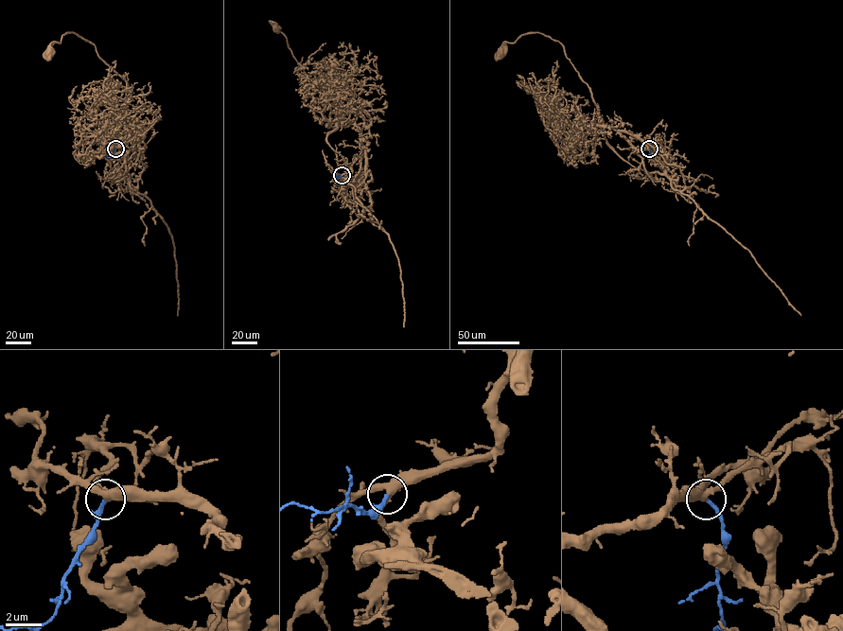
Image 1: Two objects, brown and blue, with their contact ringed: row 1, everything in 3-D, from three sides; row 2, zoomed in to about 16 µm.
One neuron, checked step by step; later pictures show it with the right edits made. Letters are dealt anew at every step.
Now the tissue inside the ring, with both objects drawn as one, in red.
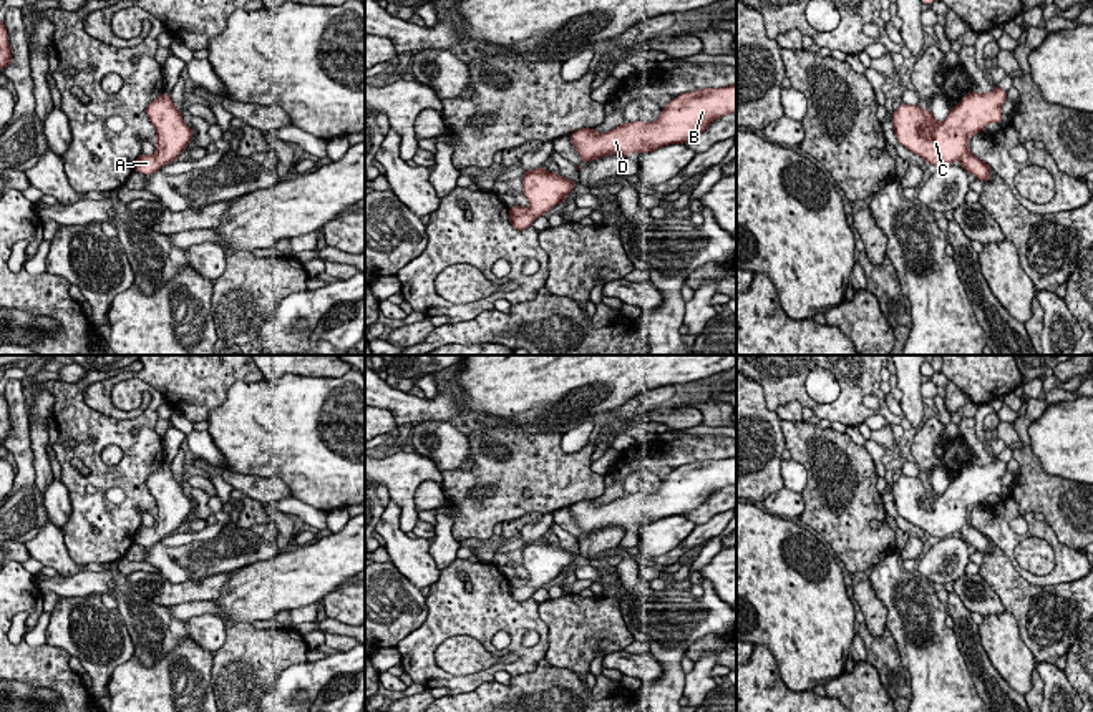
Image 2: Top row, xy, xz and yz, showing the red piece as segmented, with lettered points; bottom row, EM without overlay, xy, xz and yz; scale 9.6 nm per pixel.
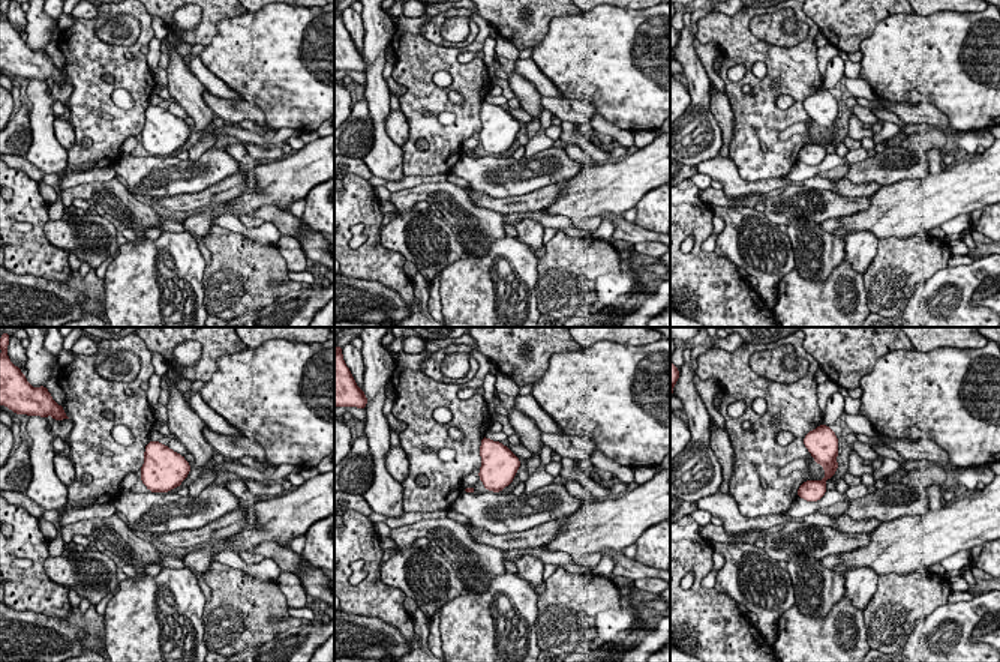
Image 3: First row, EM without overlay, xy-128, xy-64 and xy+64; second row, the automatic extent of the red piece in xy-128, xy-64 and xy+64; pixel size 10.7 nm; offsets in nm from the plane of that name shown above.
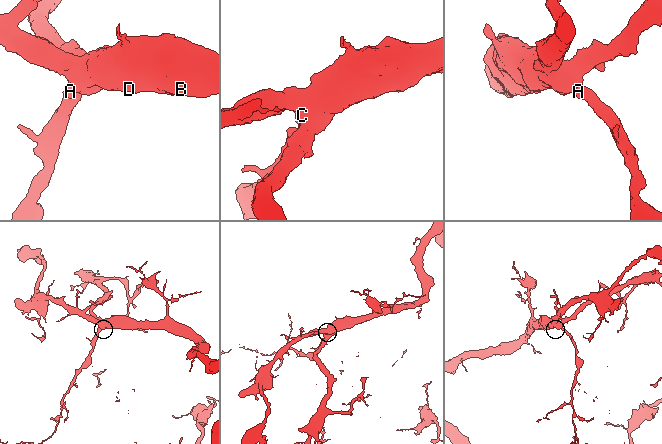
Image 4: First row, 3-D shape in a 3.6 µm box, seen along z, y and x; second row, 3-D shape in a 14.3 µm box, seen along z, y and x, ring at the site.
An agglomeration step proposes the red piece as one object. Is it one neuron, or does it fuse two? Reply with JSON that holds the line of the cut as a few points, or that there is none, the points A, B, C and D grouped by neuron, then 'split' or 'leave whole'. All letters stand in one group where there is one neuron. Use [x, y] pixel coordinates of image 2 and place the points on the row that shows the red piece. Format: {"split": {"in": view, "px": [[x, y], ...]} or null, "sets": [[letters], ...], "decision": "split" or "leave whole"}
{"split": null, "sets": [["A", "B", "C", "D"]], "decision": "leave whole"}

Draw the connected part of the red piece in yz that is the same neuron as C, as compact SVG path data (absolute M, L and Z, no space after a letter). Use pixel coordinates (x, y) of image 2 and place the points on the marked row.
M998 85L989 93L970 91L937 123L930 110L904 105L892 113L892 126L899 144L934 166L959 161L965 173L990 181L990 166L974 156L969 148L972 134L982 133L989 123L1002 124L1002 106L1007 91Z

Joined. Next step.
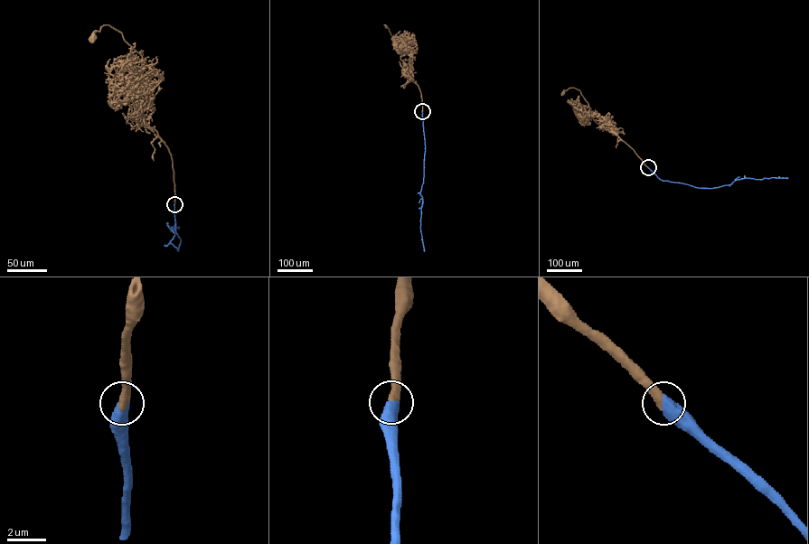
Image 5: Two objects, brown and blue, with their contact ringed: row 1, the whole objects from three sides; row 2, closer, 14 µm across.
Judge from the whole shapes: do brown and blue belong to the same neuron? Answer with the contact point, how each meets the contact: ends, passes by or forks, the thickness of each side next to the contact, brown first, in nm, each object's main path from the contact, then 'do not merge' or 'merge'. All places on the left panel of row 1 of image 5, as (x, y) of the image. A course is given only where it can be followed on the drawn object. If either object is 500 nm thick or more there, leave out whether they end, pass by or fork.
(174, 204) | 480/600 nm | brown via (174, 204), (169, 150), (126, 100), (145, 60), (109, 25), (101, 26), (93, 37) | blue via (174, 204), (175, 232), (181, 239), (178, 250), (170, 243), (175, 231), (170, 228), (179, 227) | merge

